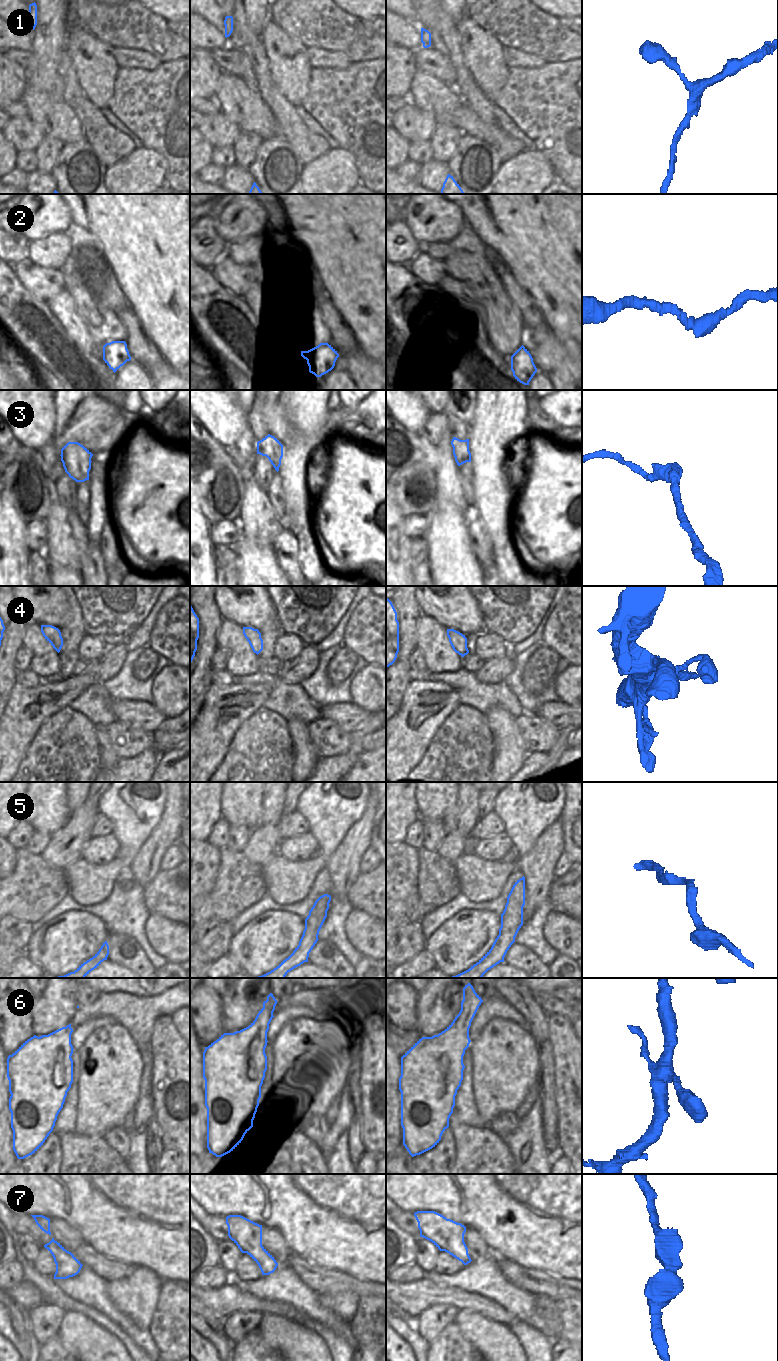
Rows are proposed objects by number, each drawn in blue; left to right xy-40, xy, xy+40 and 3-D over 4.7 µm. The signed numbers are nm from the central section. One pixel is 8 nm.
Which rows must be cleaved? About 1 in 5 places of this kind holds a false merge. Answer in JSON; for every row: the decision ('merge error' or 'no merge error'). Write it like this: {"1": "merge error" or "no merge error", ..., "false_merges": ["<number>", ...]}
{"1": "no merge error", "2": "no merge error", "3": "merge error", "4": "no merge error", "5": "no merge error", "6": "no merge error", "7": "no merge error", "false_merges": ["3"]}

